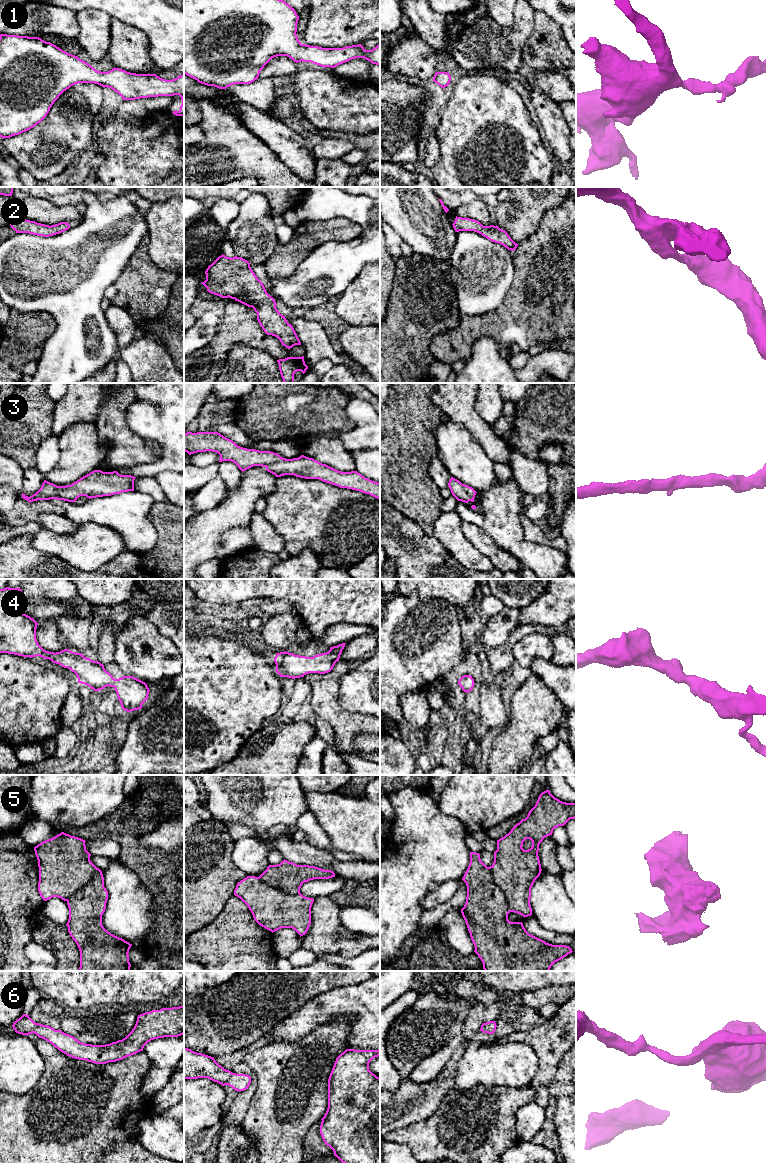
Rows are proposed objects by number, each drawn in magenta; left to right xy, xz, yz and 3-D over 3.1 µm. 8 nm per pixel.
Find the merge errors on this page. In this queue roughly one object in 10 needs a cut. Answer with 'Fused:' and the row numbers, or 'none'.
Fused: none

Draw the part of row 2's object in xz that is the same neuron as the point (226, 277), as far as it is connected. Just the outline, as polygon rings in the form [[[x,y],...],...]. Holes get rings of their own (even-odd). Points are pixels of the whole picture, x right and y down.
[[[222,254],[208,266],[205,274],[206,280],[201,284],[209,293],[252,307],[264,332],[277,337],[286,348],[301,345],[294,328],[277,310],[274,298],[267,293],[247,260]]]

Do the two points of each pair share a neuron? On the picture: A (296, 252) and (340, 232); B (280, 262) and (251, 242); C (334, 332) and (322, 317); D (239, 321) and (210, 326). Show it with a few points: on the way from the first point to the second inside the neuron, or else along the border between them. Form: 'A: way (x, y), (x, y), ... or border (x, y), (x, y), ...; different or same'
A: way (307, 241), (316, 232), (329, 232); same
B: border (278, 242), (274, 251), (263, 264); different
C: way (333, 328), (326, 321); same
D: border (221, 319), (214, 337), (206, 346); different

